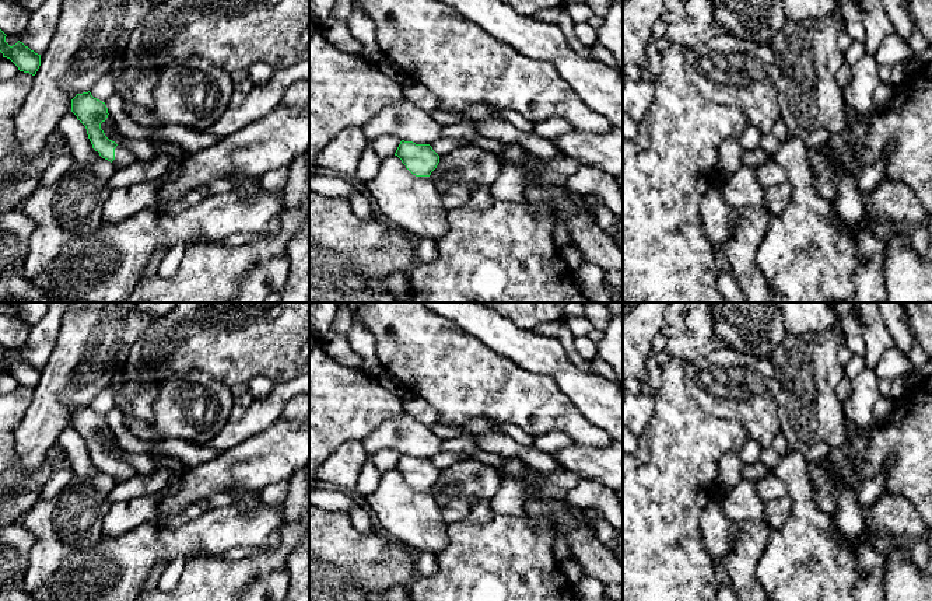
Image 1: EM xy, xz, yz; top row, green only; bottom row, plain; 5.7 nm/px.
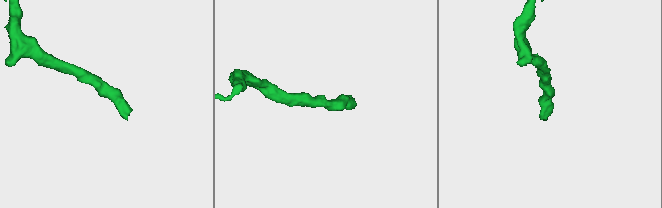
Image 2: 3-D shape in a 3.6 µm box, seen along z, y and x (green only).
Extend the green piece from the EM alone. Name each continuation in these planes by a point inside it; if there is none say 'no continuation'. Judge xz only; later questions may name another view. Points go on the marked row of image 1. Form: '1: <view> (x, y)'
no continuation

